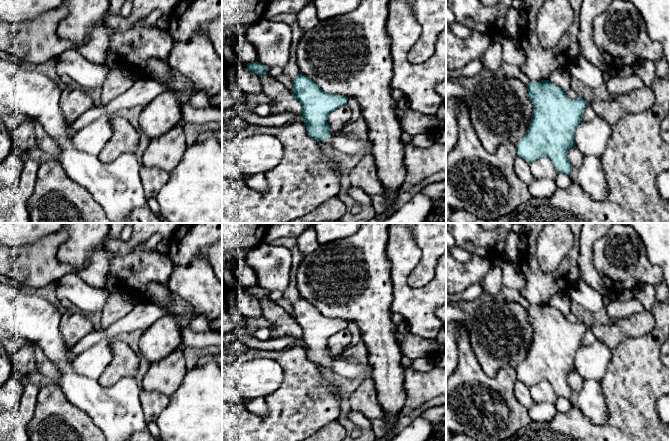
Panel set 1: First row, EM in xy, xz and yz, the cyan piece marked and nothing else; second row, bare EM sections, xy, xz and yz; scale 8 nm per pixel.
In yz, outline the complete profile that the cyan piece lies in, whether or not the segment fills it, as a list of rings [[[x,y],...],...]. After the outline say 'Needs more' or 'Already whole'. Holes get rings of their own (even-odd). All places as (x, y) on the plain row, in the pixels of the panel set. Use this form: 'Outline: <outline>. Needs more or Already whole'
Outline: [[[549,304],[531,305],[527,313],[533,329],[532,342],[525,359],[515,368],[516,378],[528,387],[548,381],[558,397],[569,399],[572,390],[567,376],[575,369],[575,354],[588,327],[582,321],[570,323],[565,315]]]. Already whole

